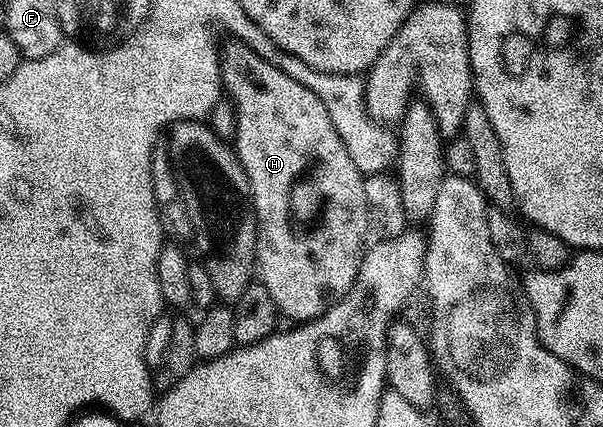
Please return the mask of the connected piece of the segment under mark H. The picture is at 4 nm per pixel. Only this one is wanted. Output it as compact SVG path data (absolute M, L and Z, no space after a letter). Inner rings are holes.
M231 41L228 45L222 46L219 54L219 74L223 76L223 88L226 96L235 106L237 127L233 138L233 148L239 157L245 175L249 179L251 202L255 208L255 222L259 232L255 248L258 284L263 285L265 291L269 291L269 295L273 295L273 303L279 308L280 314L284 318L292 317L292 322L295 323L315 321L321 315L325 315L325 311L329 311L329 307L336 305L347 294L349 287L353 287L353 283L357 279L357 271L361 267L361 259L369 245L369 240L367 241L369 210L363 186L364 174L359 172L345 147L345 143L337 135L337 131L333 127L333 119L329 119L329 111L325 107L325 103L321 103L321 99L317 99L317 95L313 91L305 88L302 80L290 77L285 70L278 69L273 62L266 61L261 54L254 53L249 46L242 45L239 41Z

